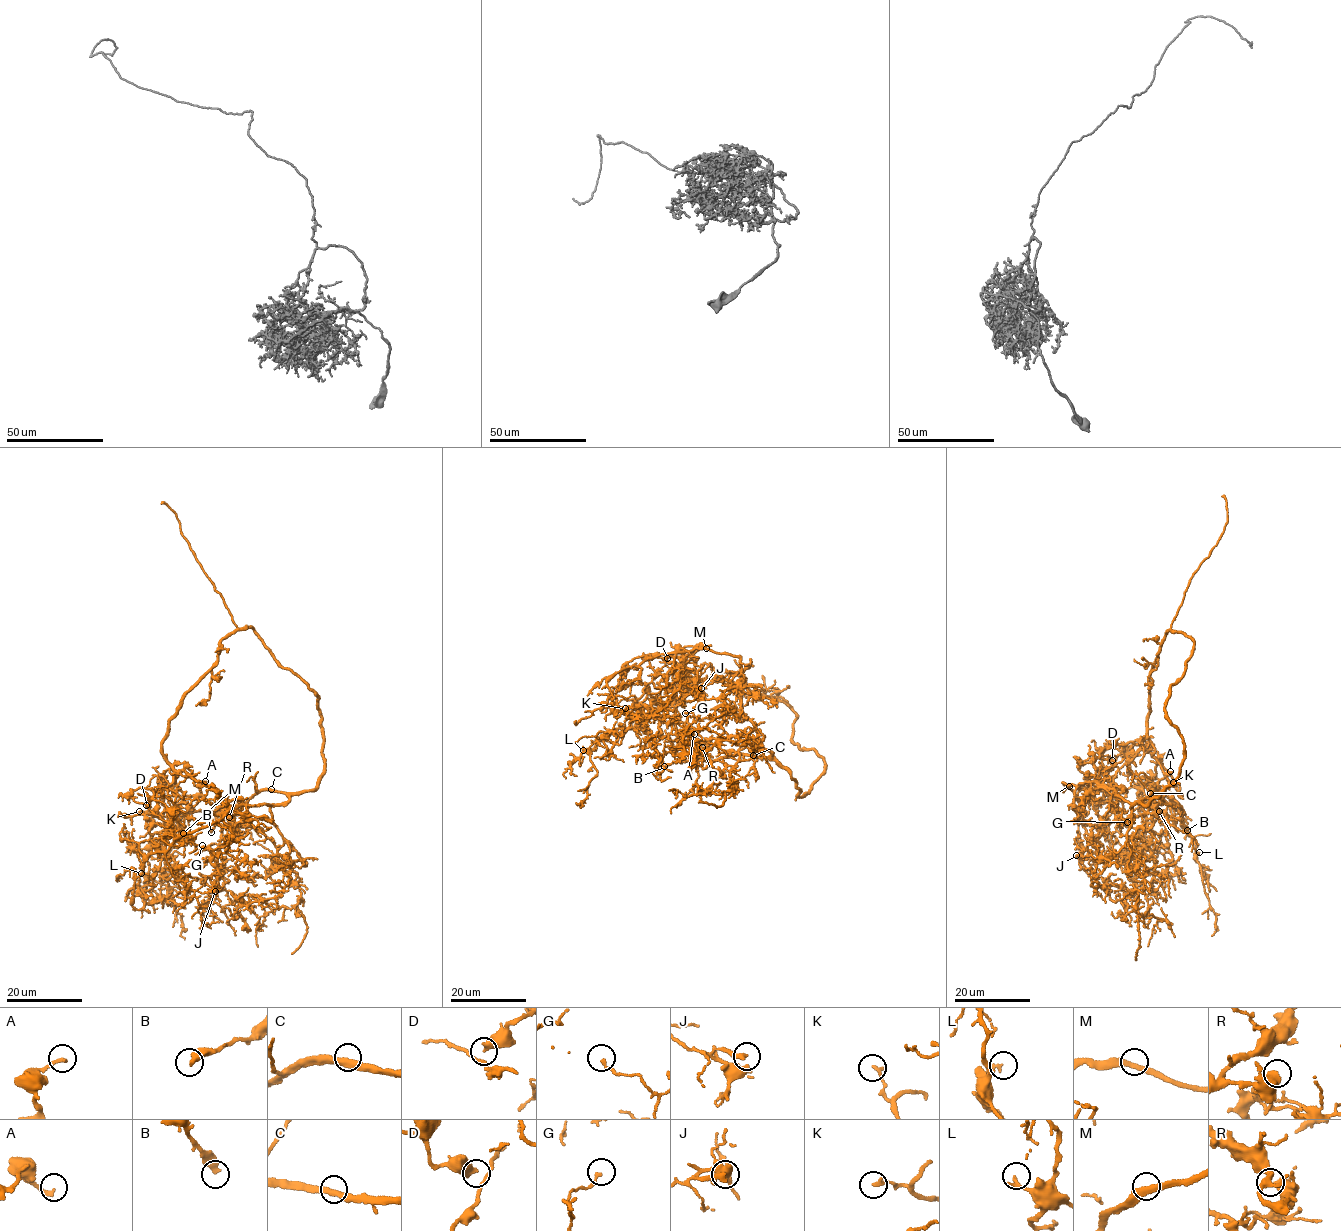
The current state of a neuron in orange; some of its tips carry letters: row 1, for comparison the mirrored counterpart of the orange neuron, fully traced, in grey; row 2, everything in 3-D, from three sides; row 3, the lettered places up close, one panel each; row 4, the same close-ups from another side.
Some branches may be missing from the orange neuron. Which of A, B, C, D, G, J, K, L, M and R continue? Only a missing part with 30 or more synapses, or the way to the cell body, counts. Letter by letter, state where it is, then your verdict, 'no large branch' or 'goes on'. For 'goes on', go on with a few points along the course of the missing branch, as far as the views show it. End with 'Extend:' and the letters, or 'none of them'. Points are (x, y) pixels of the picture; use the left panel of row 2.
A: at (205, 781); no large branch
B: at (211, 832); goes on; missing branch runs (211, 832), (202, 843), (190, 840), (187, 845), (199, 860), (190, 871), (194, 875), (203, 872), (206, 878)
C: at (271, 789); no large branch
D: at (146, 805); no large branch
G: at (202, 845); no large branch
J: at (215, 891); no large branch
K: at (139, 811); no large branch
L: at (141, 873); no large branch
M: at (183, 833); no large branch
R: at (229, 817); no large branch
Extend: B

